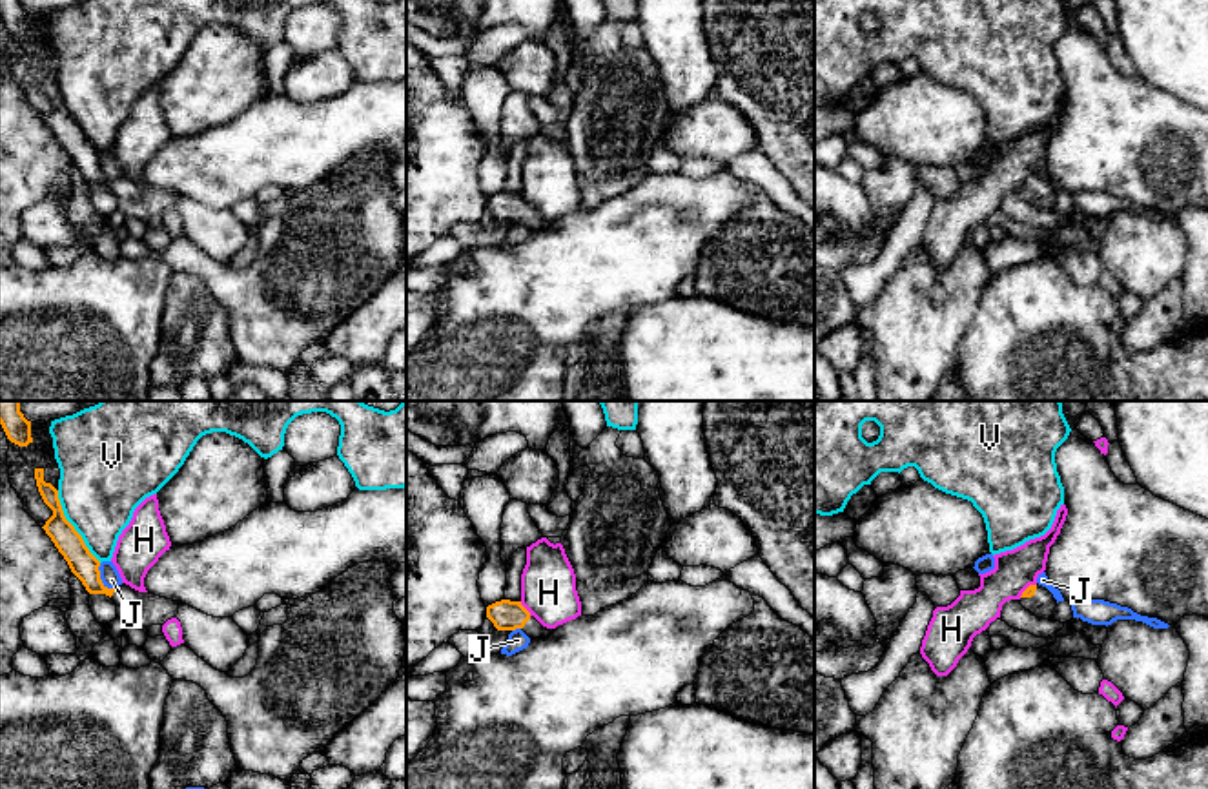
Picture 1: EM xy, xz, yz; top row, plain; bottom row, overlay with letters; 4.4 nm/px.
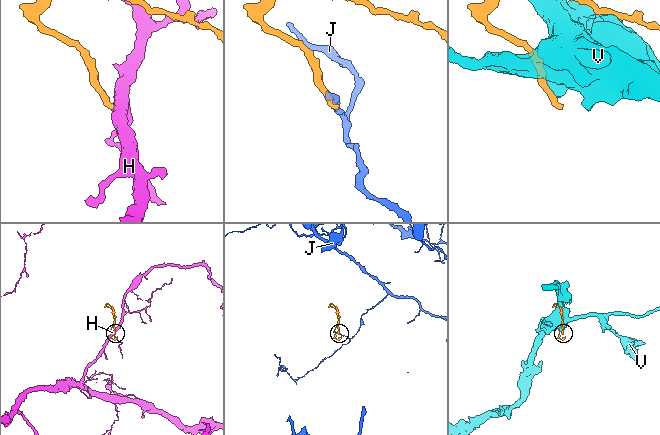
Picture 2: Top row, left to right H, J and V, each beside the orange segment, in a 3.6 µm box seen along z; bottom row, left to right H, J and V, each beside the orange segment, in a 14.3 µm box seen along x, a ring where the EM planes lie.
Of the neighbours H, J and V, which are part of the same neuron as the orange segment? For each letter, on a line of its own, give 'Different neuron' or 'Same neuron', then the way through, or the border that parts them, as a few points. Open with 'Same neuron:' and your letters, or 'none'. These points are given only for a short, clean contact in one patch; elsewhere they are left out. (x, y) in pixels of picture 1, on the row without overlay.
Same neuron: none
H: Different neuron. Boundary: xz (520, 194), (531, 206)
J: Different neuron. Boundary: xy (99, 155), (99, 170), (113, 181)
V: Different neuron

